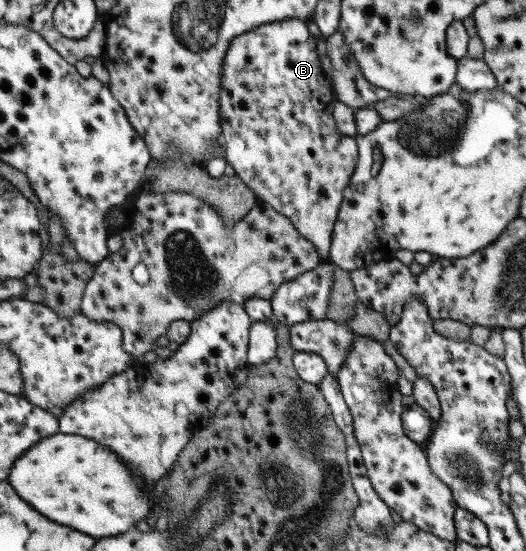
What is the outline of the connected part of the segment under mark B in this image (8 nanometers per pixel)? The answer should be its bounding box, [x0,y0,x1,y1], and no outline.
[219,19,357,261]

